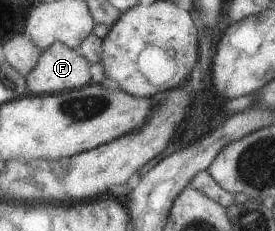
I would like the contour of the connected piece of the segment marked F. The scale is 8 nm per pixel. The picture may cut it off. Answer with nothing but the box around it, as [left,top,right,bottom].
[26,43,92,95]

